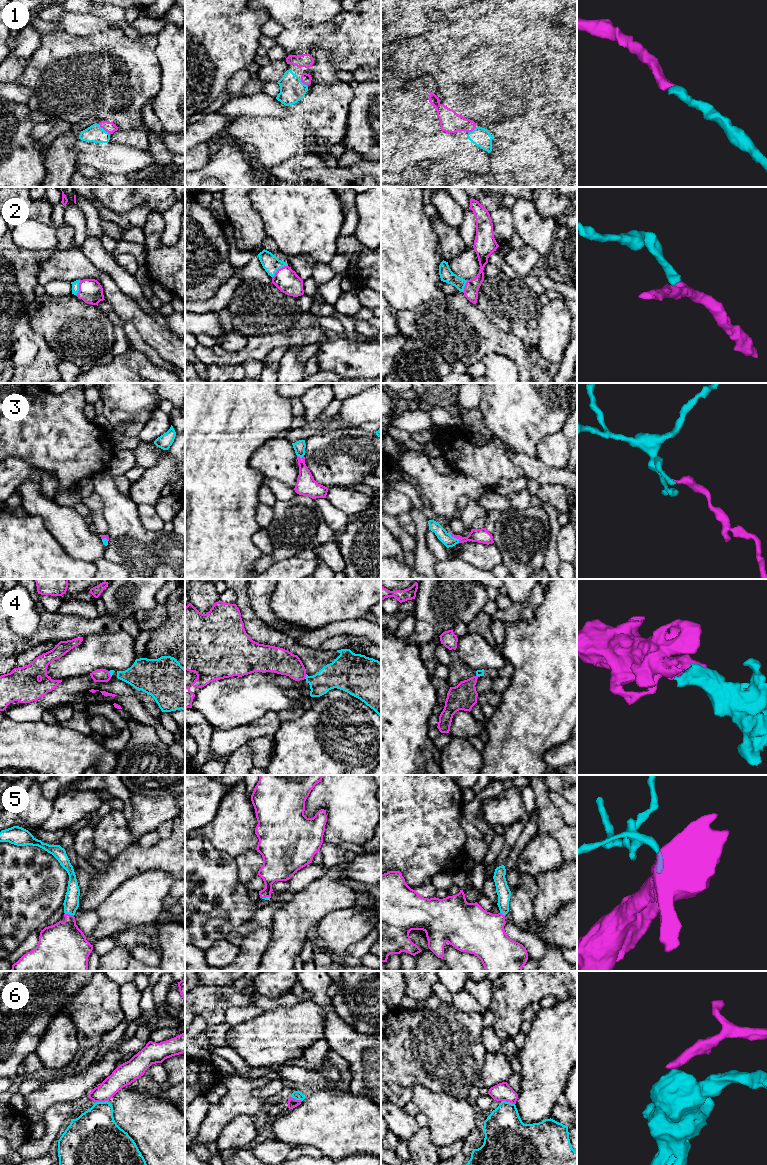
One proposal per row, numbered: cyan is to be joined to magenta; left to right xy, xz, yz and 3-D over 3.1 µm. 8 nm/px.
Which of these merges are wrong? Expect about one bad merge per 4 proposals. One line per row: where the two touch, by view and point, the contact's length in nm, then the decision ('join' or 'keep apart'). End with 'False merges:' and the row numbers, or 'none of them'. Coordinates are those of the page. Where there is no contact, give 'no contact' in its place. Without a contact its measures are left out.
1: xy (104, 129) | 130 nm | join
2: xz (278, 269) | 160 nm | join
3: yz (455, 537) | 100 nm | join
4: xz (305, 676) | 40 nm | keep apart
5: xy (69, 914) | 70 nm | join
6: yz (508, 1101) | 110 nm | keep apart
False merges: 4, 6

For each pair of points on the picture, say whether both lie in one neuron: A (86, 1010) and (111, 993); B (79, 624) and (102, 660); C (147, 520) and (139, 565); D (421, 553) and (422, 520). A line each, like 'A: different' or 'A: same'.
A: same
B: different
C: different
D: same

